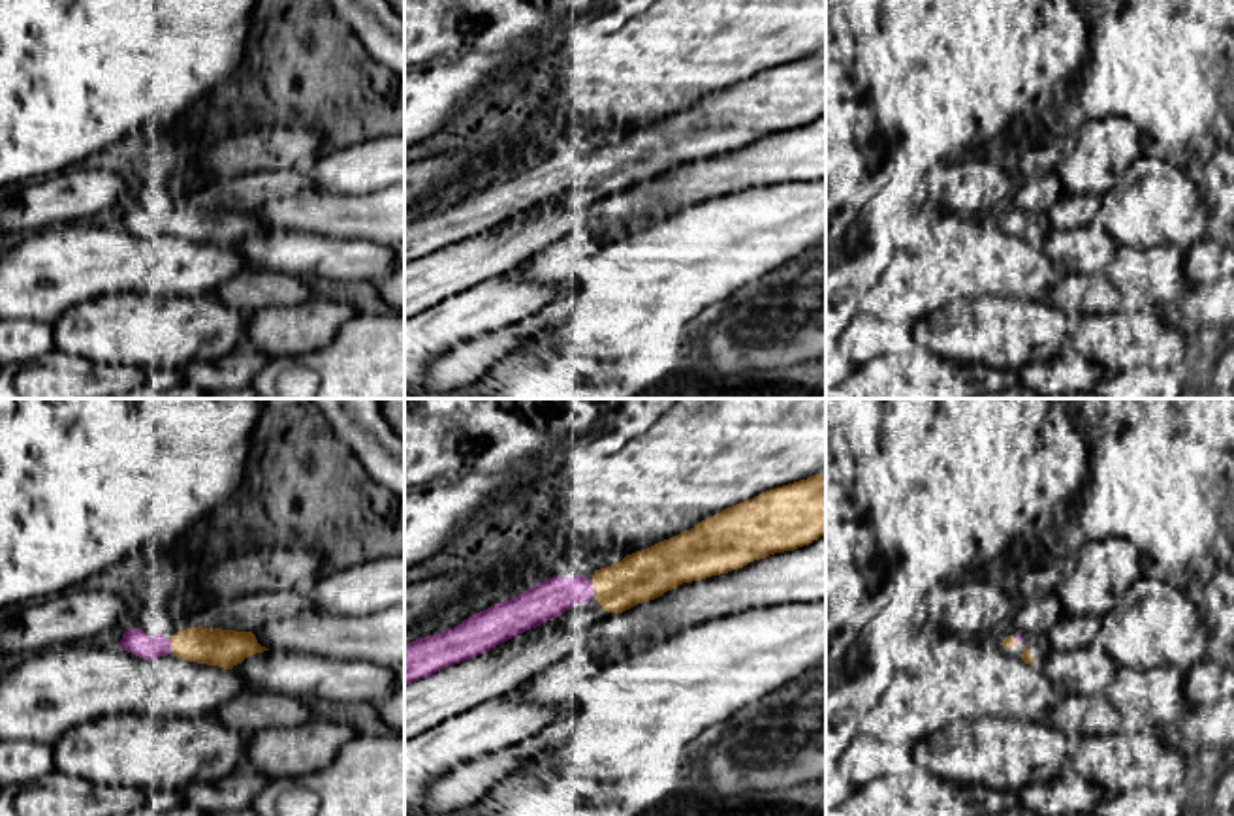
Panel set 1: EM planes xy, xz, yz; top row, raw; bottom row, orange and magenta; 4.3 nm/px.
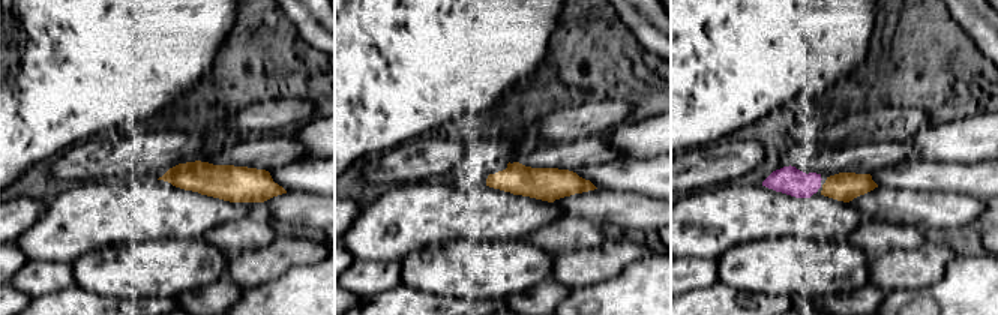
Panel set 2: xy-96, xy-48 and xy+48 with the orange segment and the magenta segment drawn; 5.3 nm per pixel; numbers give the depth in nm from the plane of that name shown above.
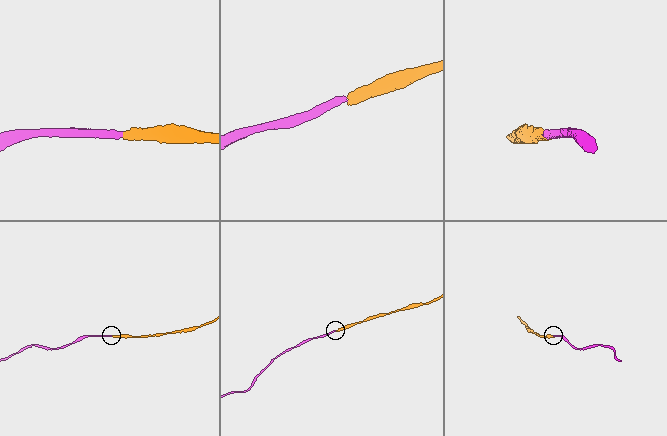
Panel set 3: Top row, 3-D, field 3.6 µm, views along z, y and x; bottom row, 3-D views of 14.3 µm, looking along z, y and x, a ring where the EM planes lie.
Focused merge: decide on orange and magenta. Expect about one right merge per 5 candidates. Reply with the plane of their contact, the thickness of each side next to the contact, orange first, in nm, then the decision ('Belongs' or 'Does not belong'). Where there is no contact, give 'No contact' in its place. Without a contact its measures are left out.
Touches orange in xy. Thickness 160 nm (orange) against 110 nm. Belongs

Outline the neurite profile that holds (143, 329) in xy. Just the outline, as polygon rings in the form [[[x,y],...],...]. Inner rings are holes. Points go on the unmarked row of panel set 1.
[[[111,293],[53,322],[55,350],[107,365],[184,370],[245,342],[246,318],[218,297]]]

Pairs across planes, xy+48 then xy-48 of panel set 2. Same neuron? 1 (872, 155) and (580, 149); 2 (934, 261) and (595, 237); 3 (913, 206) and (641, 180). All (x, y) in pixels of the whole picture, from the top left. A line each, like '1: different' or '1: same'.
1: same
2: different
3: different

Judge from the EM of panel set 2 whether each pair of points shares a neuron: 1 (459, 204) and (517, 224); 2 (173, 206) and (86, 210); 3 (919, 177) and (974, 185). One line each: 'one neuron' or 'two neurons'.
1: one neuron
2: one neuron
3: one neuron

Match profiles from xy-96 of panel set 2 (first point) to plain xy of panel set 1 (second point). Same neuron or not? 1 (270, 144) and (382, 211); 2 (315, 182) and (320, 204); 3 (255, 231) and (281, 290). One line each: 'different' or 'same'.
1: different
2: same
3: same

